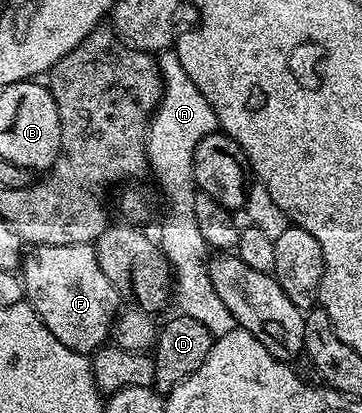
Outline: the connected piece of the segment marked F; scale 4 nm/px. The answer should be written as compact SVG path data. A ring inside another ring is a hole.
M92 244L31 247L21 260L21 278L26 302L61 345L94 353L111 339L115 317L121 310L121 296L109 277L101 273Z

